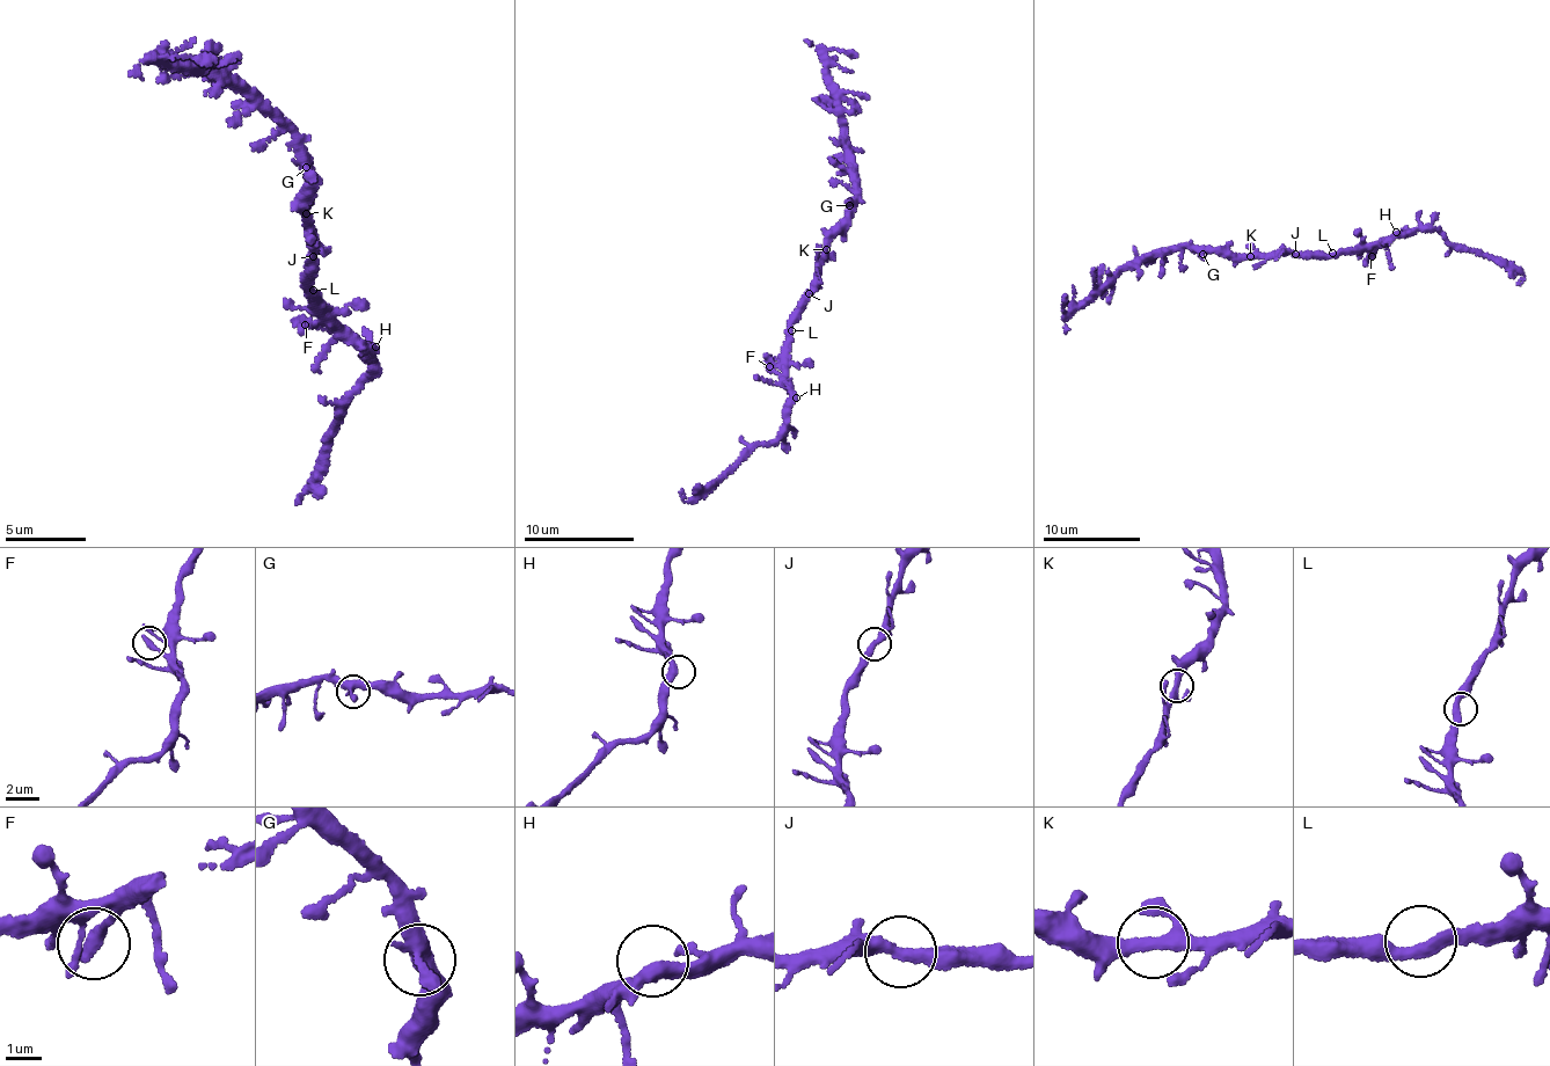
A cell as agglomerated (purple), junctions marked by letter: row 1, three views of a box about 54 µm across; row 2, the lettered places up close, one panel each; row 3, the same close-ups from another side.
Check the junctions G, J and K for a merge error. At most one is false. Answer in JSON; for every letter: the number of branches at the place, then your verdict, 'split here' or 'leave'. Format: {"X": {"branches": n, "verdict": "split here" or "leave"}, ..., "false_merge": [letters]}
{"G": {"branches": 2, "verdict": "leave"}, "J": {"branches": 2, "verdict": "leave"}, "K": {"branches": 3, "verdict": "leave"}, "false_merge": []}

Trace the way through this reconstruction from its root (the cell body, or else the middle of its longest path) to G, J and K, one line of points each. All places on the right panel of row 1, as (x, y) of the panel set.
G: (1271, 254), (1238, 258), (1219, 255), (1213, 250), (1203, 254)
J: (1271, 254), (1294, 254)
K: (1271, 254), (1250, 256)

